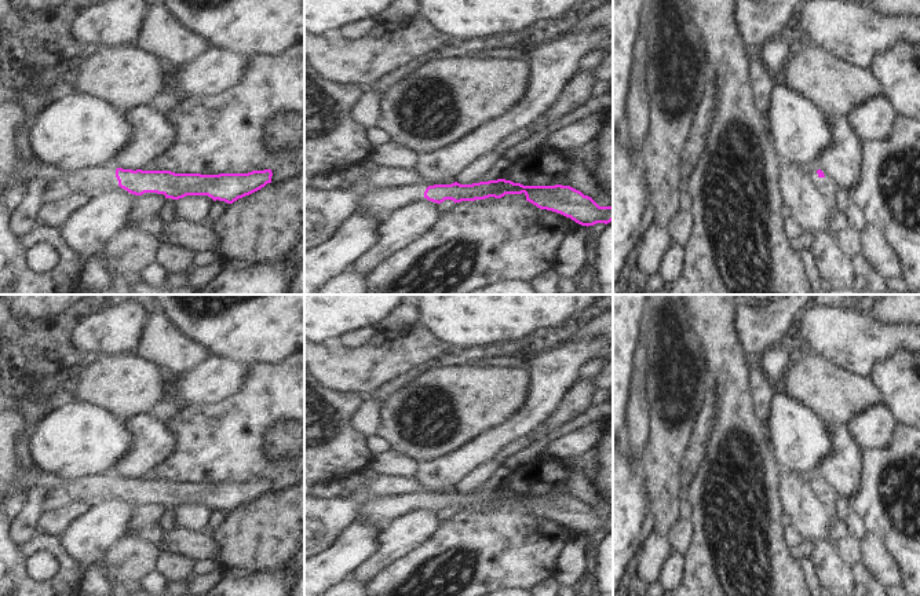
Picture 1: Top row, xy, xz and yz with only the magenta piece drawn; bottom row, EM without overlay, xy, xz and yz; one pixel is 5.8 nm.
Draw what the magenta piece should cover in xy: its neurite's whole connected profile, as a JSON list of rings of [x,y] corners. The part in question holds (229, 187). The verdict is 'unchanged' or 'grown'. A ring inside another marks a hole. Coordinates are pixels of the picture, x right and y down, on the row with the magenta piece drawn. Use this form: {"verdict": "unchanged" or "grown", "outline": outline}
{"verdict": "grown", "outline": [[[109,162],[96,168],[65,172],[45,184],[44,202],[62,198],[76,191],[101,195],[117,184],[131,194],[164,194],[165,198],[179,200],[186,195],[208,195],[213,201],[233,204],[271,183],[271,169],[248,173],[175,173],[171,171],[123,169]]]}

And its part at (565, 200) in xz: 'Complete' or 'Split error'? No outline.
Split error.

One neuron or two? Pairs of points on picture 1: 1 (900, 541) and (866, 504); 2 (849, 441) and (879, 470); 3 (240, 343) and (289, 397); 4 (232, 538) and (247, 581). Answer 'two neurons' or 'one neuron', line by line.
1: one neuron
2: two neurons
3: two neurons
4: two neurons

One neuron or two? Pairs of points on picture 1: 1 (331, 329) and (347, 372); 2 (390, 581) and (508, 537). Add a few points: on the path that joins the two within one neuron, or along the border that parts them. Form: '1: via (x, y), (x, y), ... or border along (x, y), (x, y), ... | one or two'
1: border along (338, 342), (318, 344) | two
2: via (419, 562), (449, 547), (479, 545) | one

